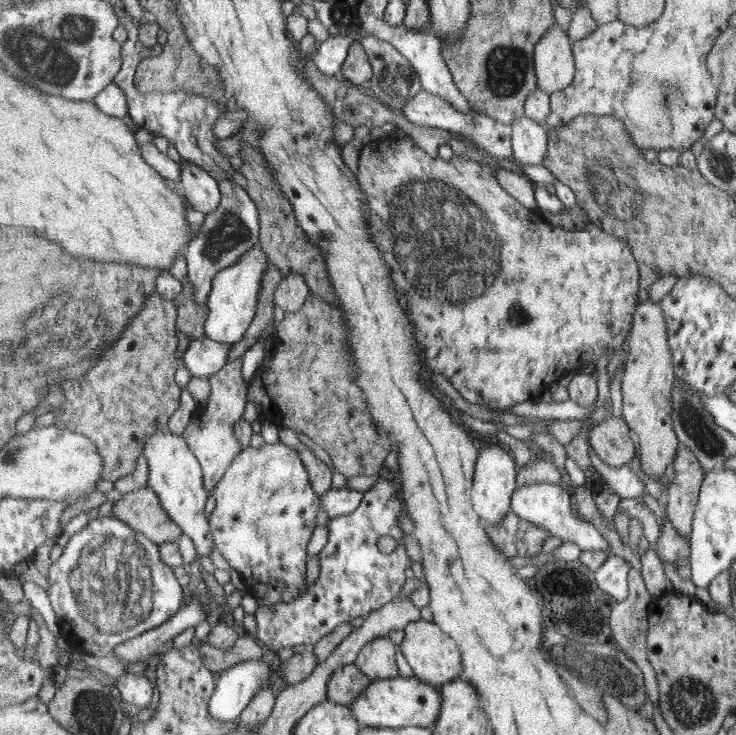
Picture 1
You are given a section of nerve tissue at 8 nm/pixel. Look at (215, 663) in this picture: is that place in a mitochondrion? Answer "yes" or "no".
no

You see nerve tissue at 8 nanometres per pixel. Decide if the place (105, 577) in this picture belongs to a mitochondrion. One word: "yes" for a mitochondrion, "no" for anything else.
yes

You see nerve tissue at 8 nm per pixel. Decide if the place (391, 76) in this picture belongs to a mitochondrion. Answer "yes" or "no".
yes

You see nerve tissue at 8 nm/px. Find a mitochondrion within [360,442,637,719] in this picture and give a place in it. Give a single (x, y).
(579, 671)

